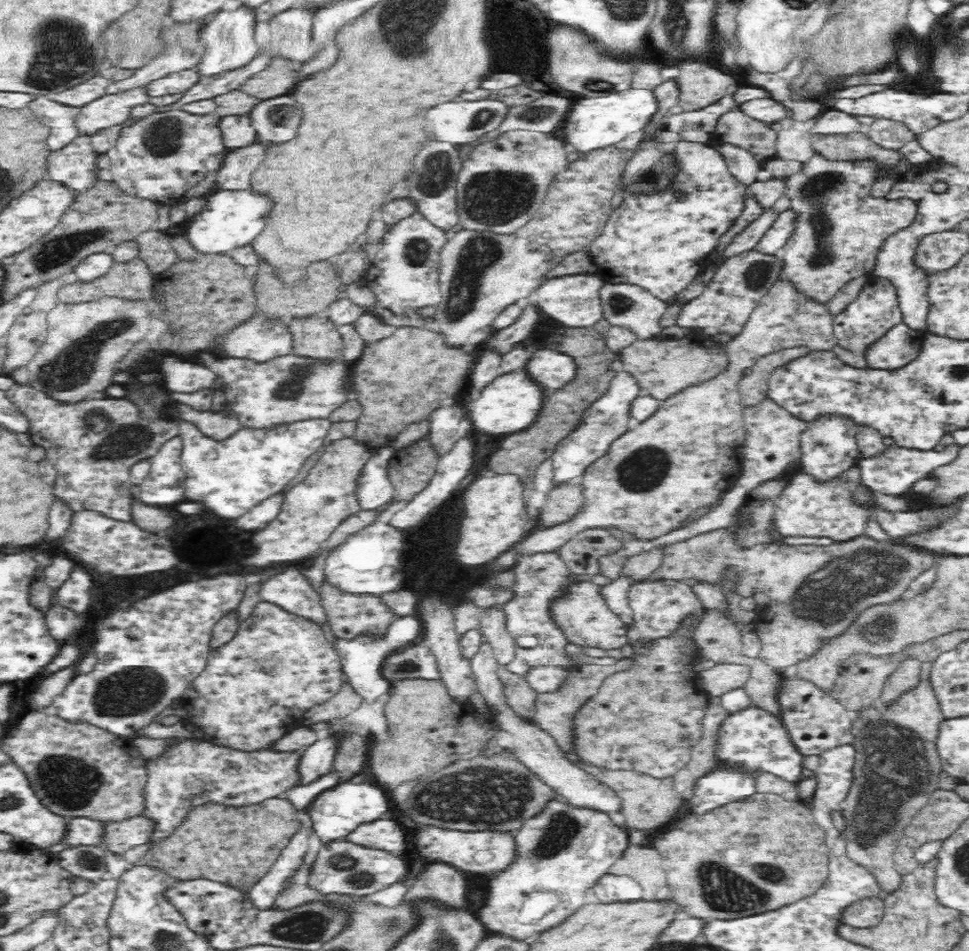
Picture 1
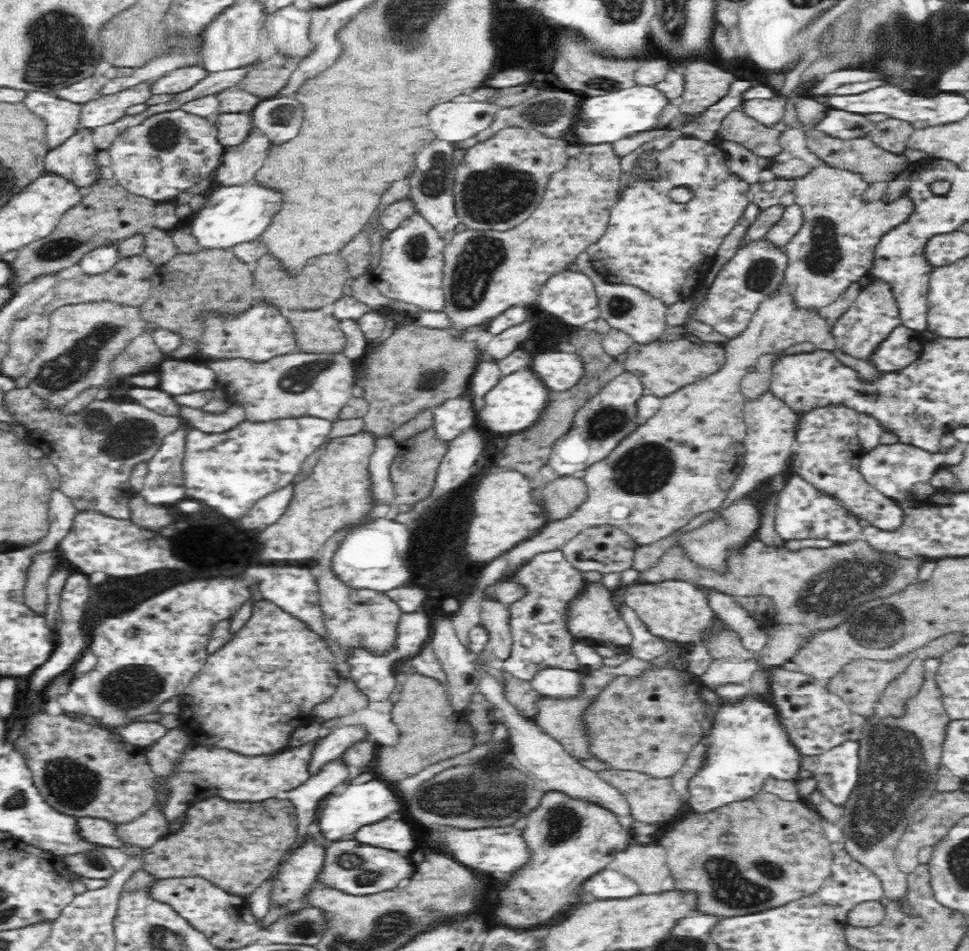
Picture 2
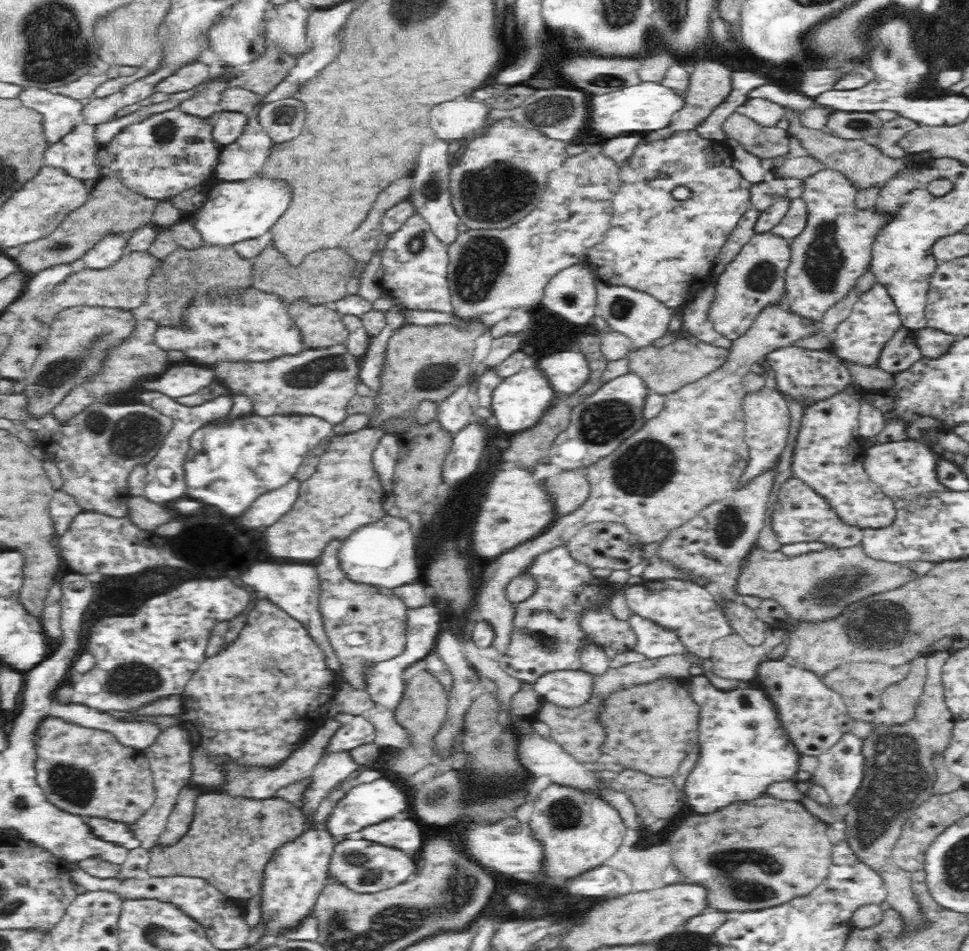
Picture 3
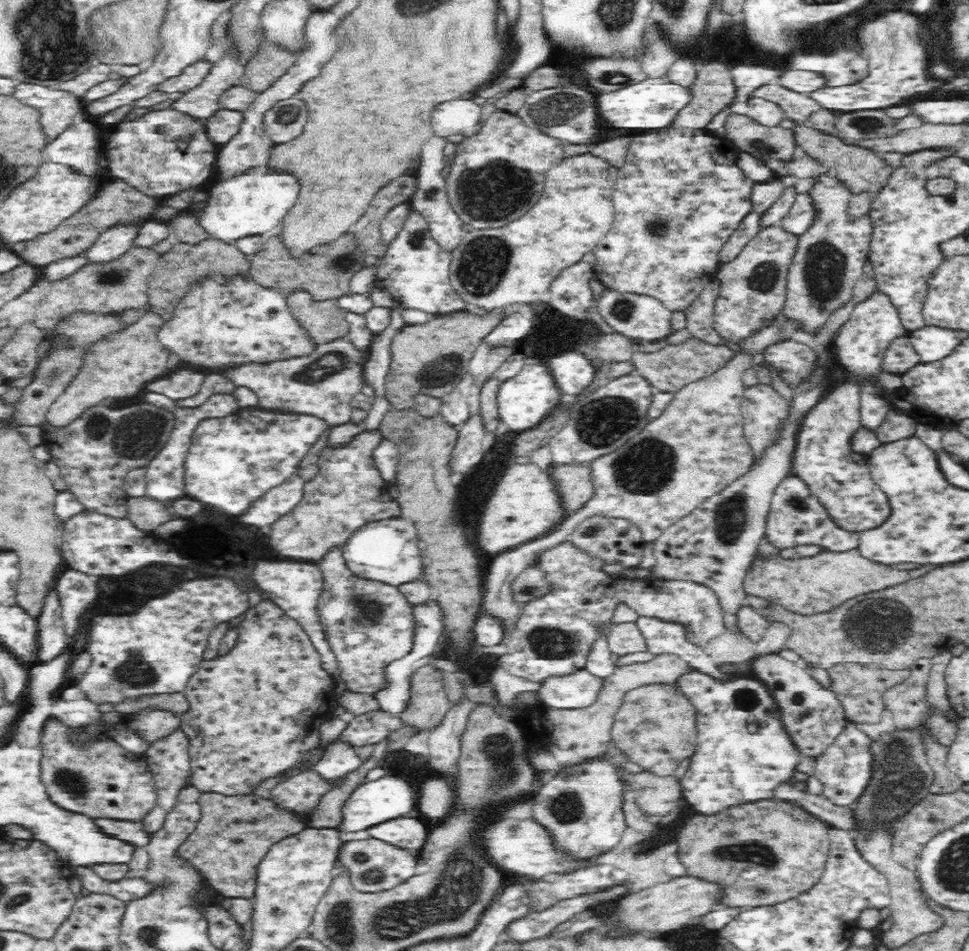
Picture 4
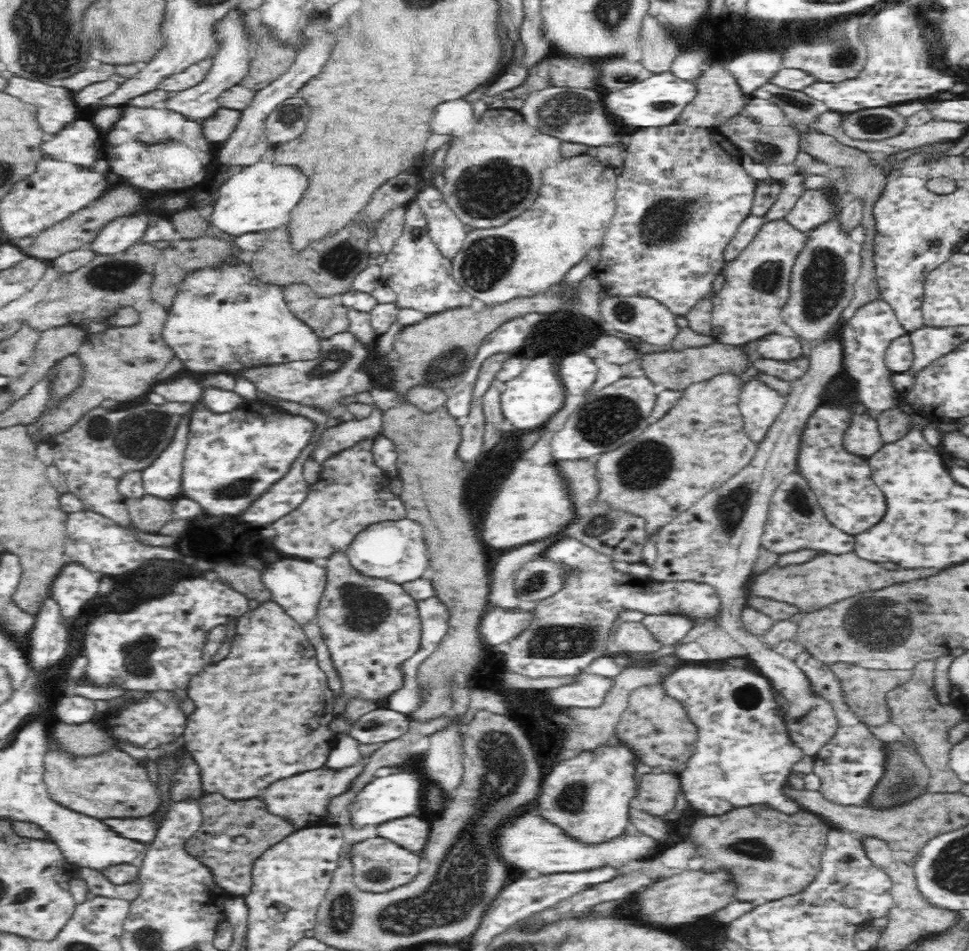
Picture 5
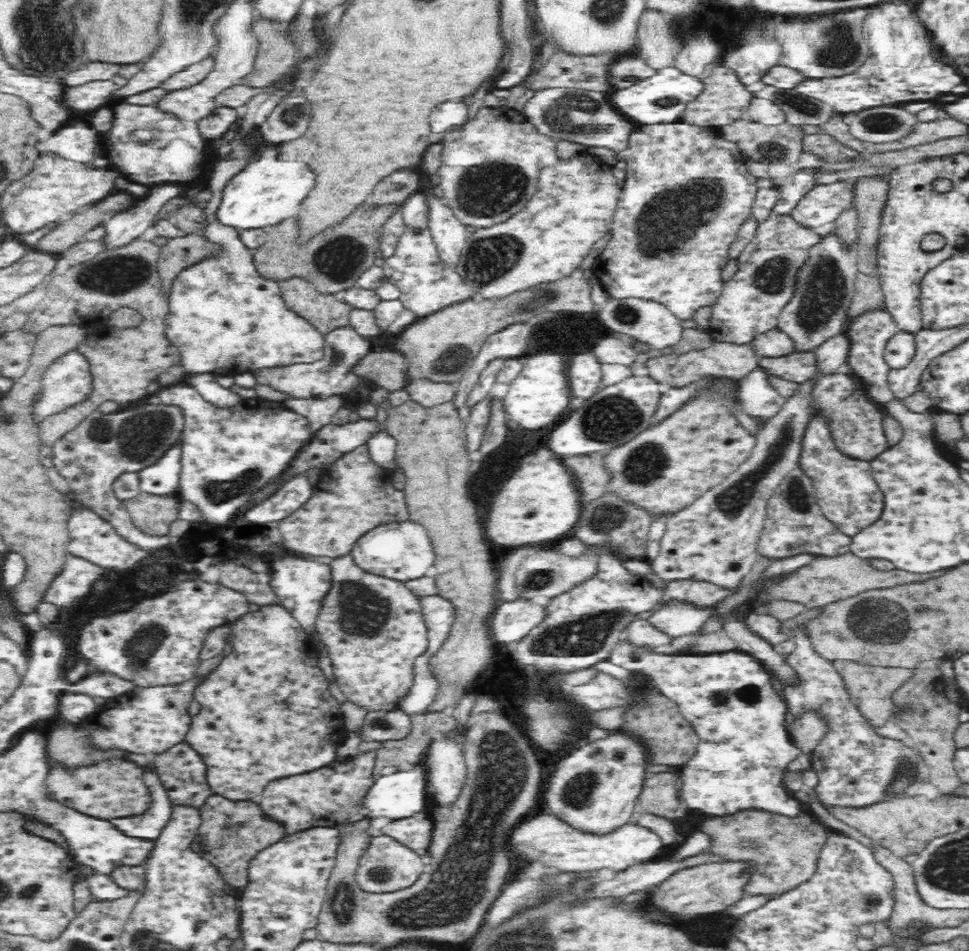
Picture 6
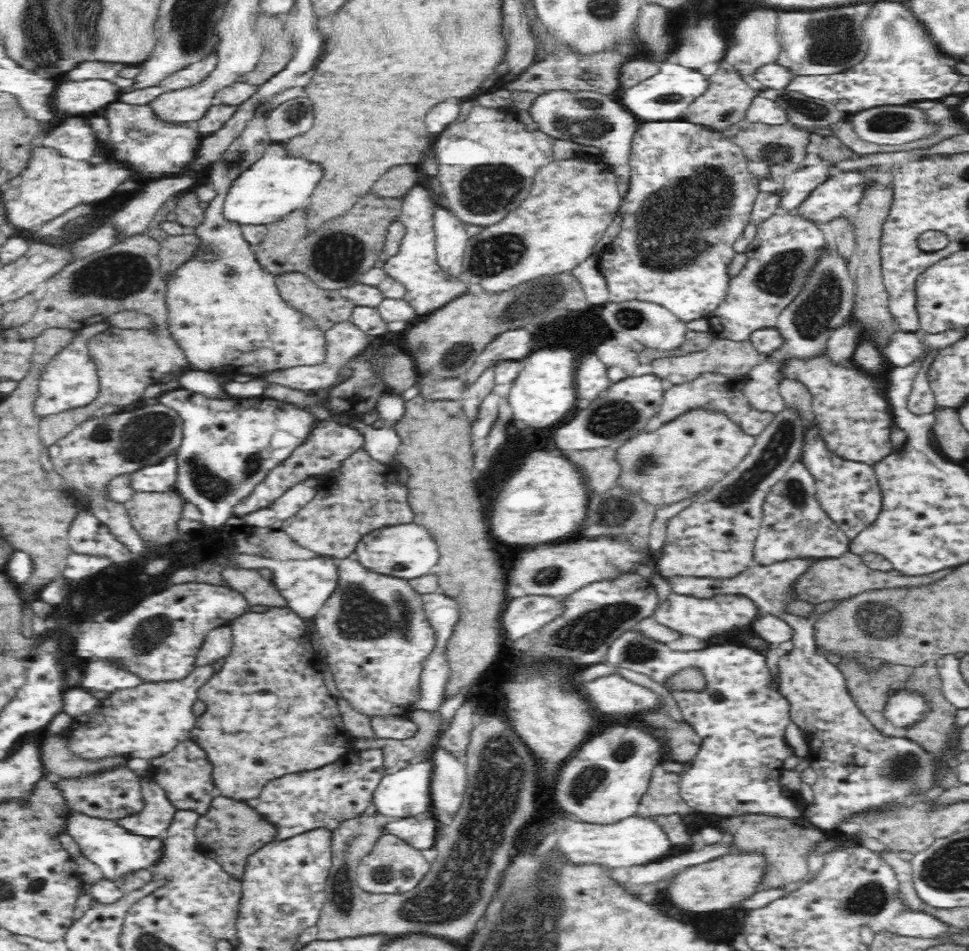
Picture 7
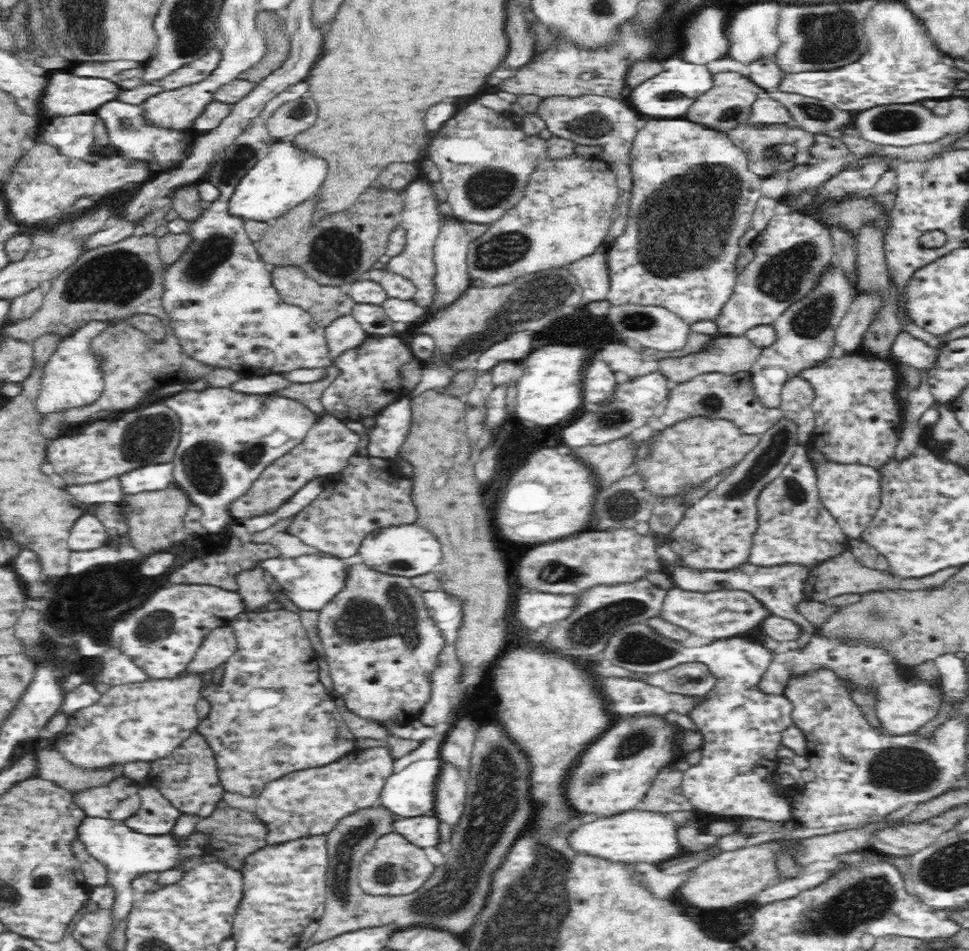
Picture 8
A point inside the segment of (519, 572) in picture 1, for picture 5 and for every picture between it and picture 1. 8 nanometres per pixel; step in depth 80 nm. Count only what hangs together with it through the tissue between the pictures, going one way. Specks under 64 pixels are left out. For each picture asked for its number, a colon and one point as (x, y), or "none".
2: (548, 581)
3: (546, 637)
4: (552, 636)
5: (567, 631)

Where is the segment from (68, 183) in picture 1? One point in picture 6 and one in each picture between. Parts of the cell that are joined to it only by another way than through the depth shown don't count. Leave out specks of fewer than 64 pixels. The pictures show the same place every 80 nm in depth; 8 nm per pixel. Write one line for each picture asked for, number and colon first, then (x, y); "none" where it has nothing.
2: (75, 161)
3: (75, 155)
4: (77, 148)
5: (75, 144)
6: (74, 142)

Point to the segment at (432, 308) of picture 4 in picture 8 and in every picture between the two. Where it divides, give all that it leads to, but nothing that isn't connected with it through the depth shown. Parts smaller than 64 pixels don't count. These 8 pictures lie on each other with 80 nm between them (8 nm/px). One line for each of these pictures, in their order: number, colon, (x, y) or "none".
5: (415, 269)
6: (426, 285)
7: (428, 288)
8: (419, 218)

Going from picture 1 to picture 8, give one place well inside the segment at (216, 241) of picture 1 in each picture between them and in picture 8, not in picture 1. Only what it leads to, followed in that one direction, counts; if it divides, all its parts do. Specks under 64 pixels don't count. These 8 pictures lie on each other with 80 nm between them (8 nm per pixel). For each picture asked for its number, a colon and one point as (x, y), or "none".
2: (231, 215)
3: (235, 211)
4: (249, 205)
5: (259, 198)
6: (267, 187)
7: (275, 185)
8: (285, 178)

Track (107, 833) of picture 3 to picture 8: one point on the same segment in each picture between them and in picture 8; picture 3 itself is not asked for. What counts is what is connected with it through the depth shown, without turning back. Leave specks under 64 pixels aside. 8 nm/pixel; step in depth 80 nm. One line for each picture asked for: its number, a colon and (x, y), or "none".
4: (132, 833)
5: (142, 830)
6: (147, 826)
7: (152, 821)
8: (157, 815)

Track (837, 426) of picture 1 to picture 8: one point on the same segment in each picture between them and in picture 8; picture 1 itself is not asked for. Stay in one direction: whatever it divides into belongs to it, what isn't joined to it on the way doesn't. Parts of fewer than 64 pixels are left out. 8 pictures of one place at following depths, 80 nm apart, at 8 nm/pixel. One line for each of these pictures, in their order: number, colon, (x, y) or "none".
2: (828, 451)
3: (828, 456)
4: (824, 458)
5: (842, 482)
6: (845, 489)
7: (848, 492)
8: (851, 493)

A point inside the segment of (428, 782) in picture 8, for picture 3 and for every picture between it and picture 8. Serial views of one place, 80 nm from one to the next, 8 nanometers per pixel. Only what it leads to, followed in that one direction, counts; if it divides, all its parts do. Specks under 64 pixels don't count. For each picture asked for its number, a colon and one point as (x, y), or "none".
3: (366, 804)
4: (371, 803)
5: (398, 795)
6: (402, 794)
7: (406, 793)

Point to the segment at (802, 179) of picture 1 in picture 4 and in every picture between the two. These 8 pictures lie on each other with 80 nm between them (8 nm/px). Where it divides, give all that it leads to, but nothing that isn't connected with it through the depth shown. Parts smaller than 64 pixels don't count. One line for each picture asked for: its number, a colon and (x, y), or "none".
2: (835, 246)
3: (832, 255)
4: (829, 258)

